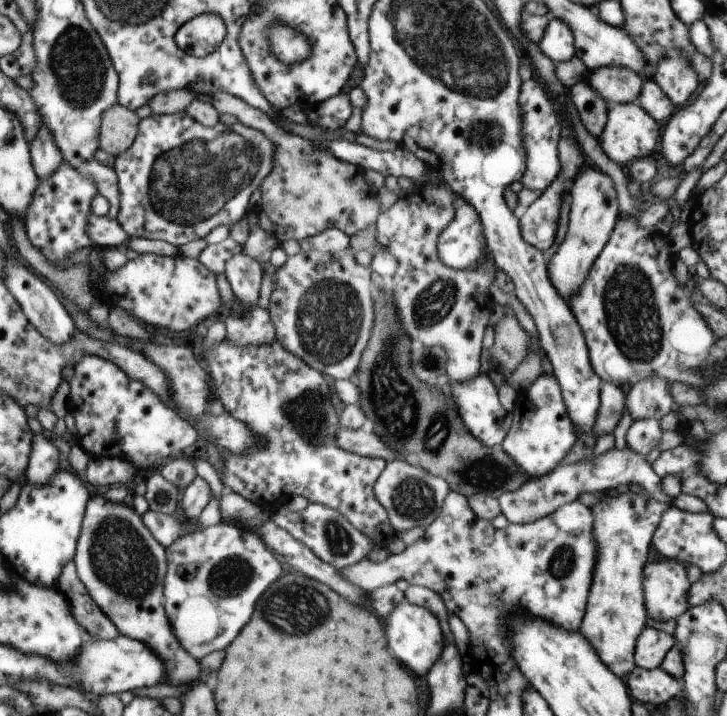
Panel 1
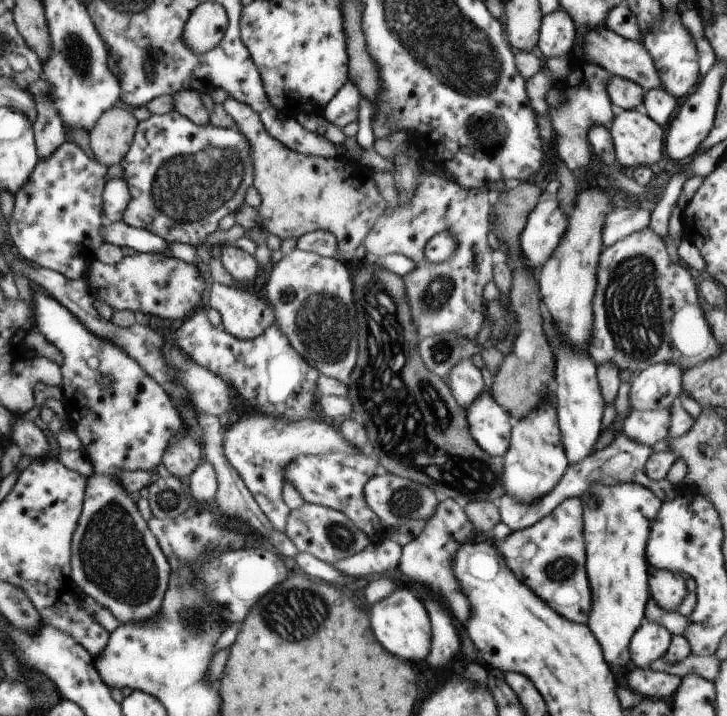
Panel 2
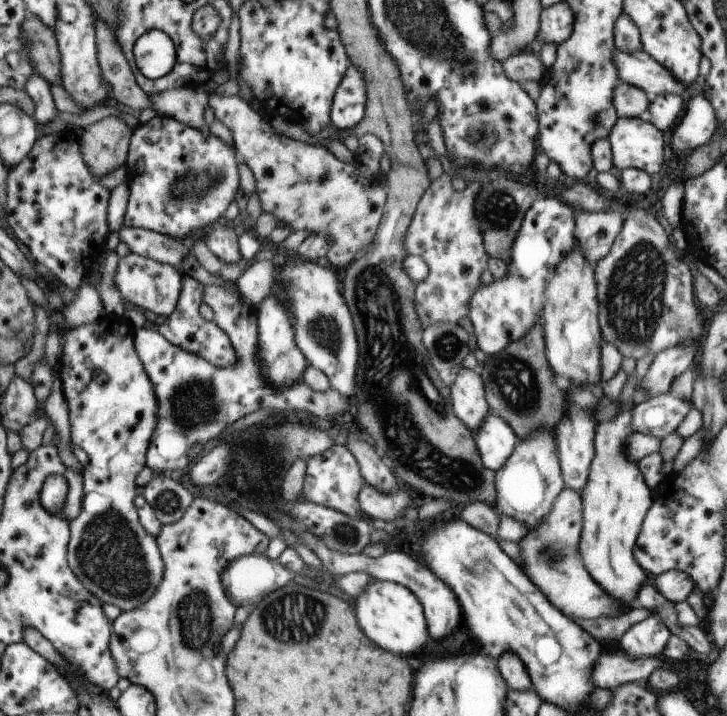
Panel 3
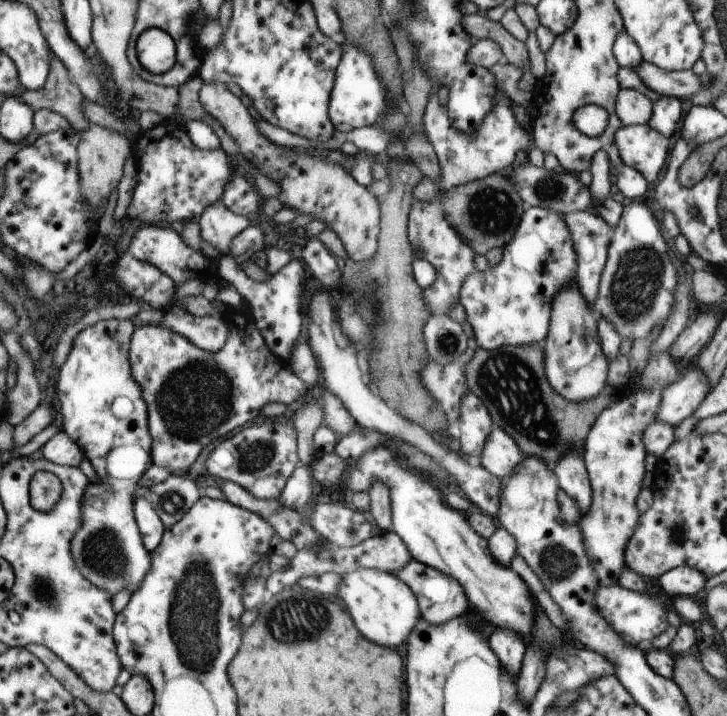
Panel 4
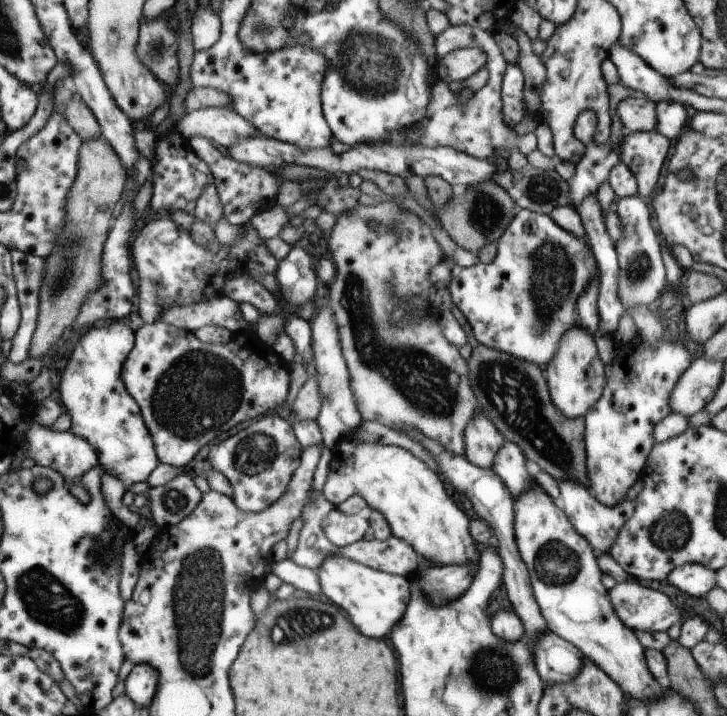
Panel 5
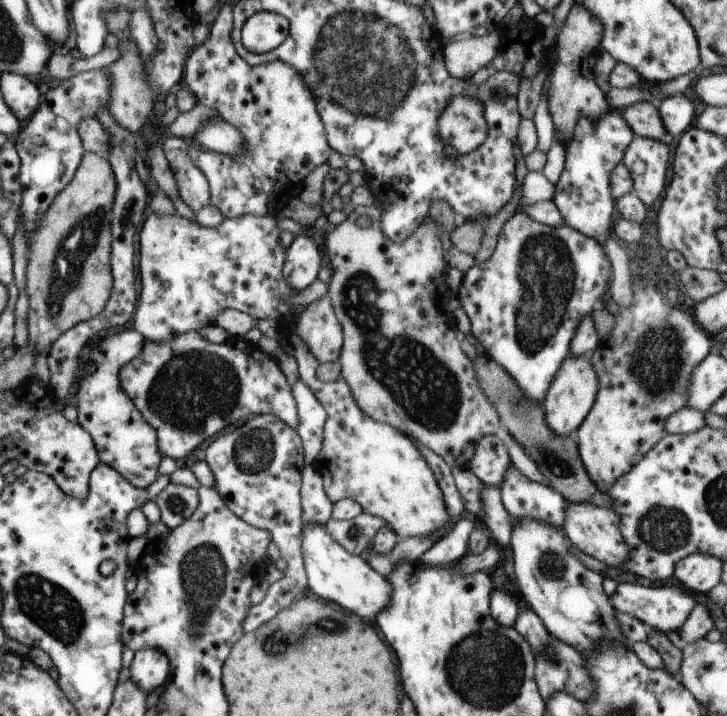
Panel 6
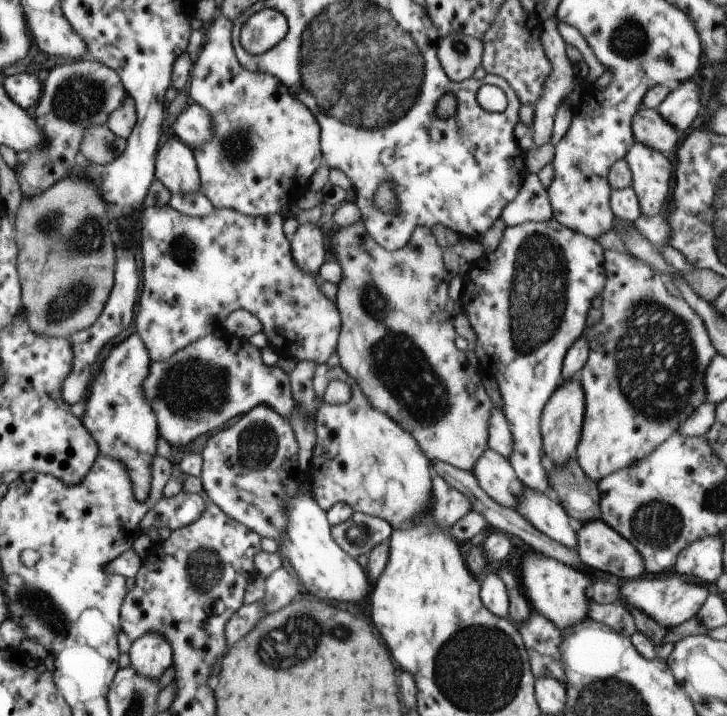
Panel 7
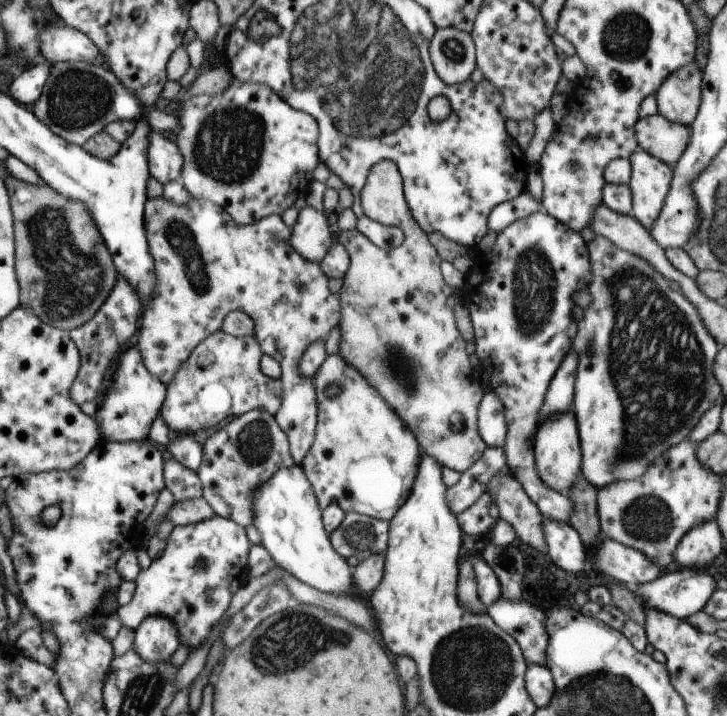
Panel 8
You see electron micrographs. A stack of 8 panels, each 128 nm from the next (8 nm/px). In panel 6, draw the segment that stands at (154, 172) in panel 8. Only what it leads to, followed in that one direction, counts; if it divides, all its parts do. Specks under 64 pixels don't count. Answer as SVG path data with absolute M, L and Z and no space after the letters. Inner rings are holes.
M177 137L160 142L167 164L171 169L180 199L193 211L210 204L209 187L203 173L195 168L188 157L187 140Z

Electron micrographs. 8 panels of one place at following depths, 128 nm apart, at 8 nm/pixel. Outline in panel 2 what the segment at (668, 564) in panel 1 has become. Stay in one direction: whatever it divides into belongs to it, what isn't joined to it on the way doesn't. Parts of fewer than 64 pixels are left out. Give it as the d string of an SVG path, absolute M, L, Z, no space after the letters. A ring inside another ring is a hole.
M655 569L648 575L648 596L665 611L675 611L687 594L685 577L679 572Z

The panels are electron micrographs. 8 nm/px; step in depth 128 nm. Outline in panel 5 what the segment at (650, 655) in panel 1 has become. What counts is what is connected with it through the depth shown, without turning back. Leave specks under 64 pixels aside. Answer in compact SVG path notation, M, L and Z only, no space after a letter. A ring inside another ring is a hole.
M637 580L615 583L606 593L615 616L629 630L648 633L663 632L672 624L686 617L679 607L677 608L677 606L671 604L671 600L667 595L639 585Z

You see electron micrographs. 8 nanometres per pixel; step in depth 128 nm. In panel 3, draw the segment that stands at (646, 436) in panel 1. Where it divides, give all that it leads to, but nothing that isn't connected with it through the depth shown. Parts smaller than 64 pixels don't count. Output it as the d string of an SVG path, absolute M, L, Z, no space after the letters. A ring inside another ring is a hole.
M669 392L647 398L630 410L630 427L636 433L662 439L675 430L690 408L690 402Z

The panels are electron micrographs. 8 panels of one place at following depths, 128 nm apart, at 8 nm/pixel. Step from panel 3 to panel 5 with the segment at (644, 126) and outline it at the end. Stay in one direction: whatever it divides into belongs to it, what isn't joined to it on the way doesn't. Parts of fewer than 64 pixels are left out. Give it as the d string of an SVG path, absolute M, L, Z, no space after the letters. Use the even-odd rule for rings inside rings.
M655 130L625 133L620 148L620 160L636 178L636 194L641 198L649 196L663 160L667 158L669 138Z

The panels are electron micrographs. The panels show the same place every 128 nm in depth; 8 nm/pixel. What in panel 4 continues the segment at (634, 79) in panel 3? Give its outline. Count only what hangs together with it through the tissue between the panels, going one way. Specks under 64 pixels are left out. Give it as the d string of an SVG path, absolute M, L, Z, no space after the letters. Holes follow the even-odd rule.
M641 61L632 70L645 88L661 97L689 98L703 87L692 69L686 71L666 71L647 61Z

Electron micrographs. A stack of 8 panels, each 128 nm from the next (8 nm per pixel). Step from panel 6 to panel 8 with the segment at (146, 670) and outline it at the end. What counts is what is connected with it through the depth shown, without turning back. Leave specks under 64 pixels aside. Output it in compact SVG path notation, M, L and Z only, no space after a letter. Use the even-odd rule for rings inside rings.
M159 615L145 617L134 630L132 651L146 663L167 661L180 642L174 624Z

